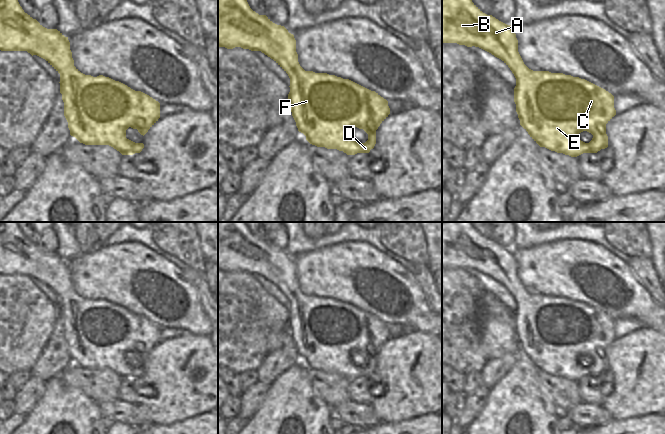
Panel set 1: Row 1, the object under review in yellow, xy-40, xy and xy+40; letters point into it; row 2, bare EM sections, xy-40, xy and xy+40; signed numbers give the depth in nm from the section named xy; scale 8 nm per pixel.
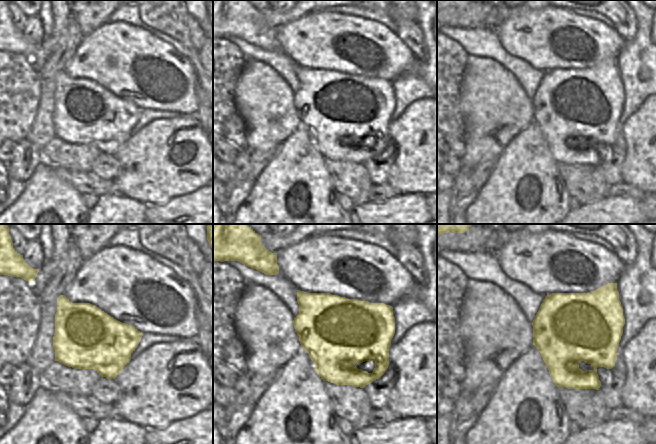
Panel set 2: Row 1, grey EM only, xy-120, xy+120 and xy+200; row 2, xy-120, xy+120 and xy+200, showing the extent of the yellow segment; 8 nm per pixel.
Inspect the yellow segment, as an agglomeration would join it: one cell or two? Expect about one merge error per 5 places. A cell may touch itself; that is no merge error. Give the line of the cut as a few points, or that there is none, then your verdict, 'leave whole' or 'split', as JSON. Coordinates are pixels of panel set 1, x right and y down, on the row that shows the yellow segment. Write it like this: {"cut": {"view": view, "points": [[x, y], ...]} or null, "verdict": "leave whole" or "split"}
{"cut": null, "verdict": "leave whole"}

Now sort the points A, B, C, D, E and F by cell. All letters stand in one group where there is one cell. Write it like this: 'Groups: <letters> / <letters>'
Groups: A B C D E F.

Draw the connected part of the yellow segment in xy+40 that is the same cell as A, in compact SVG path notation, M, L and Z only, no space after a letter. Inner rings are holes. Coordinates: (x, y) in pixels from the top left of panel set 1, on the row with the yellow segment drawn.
M442 0L442 43L479 47L501 59L510 68L516 78L514 102L520 125L540 147L571 157L577 157L583 153L597 153L608 147L606 124L616 115L614 96L605 89L579 77L529 69L518 52L518 40L512 25L507 25L492 15L483 13L472 0ZM583 131L593 135L589 143L578 138L578 134Z

